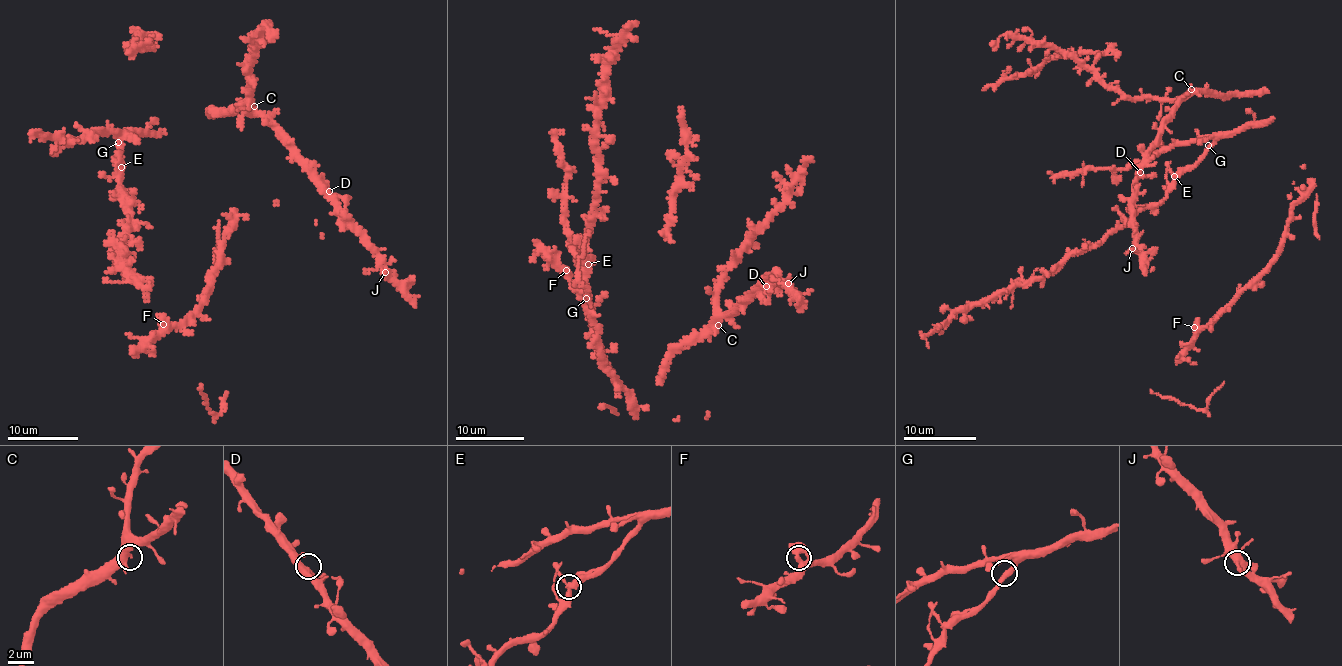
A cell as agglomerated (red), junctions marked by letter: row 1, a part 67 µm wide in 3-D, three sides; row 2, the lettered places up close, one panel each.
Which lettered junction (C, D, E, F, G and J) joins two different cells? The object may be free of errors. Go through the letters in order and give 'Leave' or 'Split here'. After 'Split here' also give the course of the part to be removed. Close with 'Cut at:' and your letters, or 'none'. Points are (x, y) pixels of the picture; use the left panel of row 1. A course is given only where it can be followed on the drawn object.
C: Leave
D: Leave
E: Leave
F: Leave
G: Leave
J: Leave
Cut at: none

